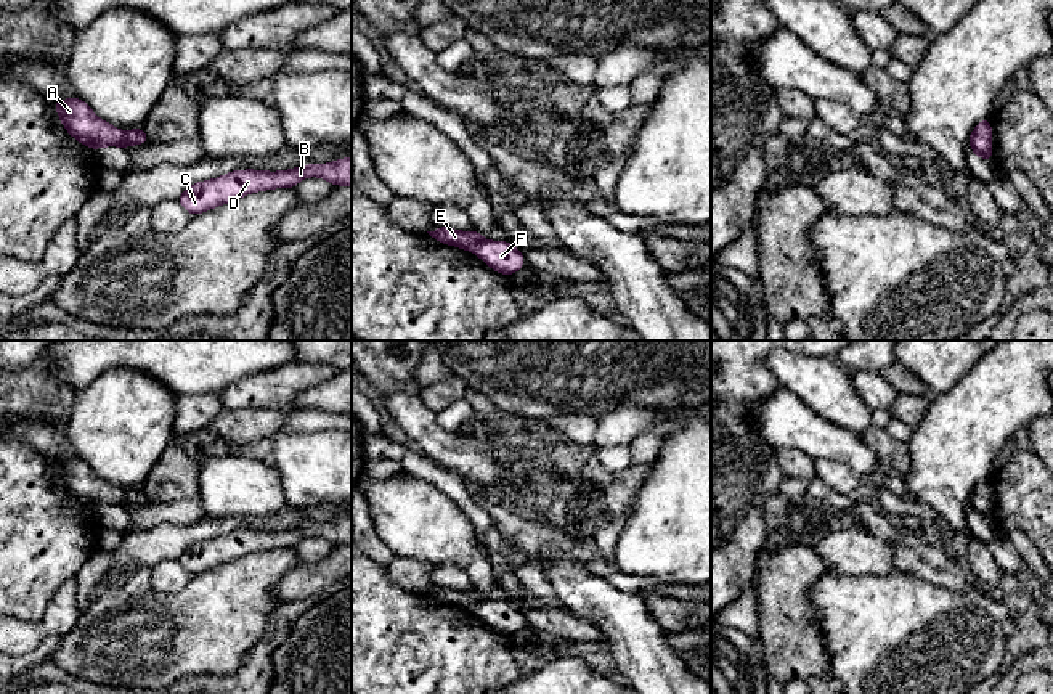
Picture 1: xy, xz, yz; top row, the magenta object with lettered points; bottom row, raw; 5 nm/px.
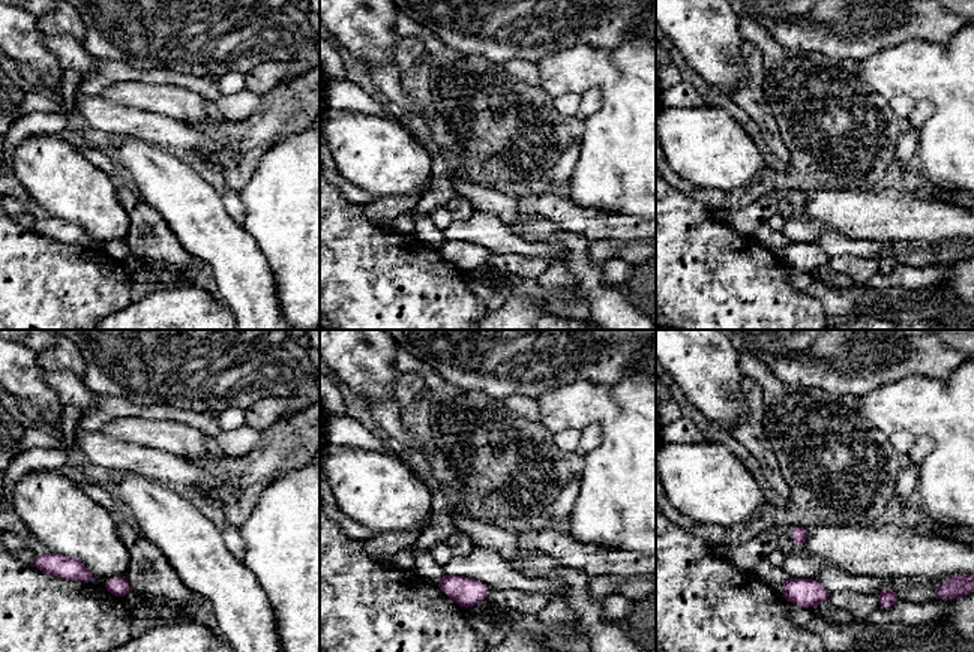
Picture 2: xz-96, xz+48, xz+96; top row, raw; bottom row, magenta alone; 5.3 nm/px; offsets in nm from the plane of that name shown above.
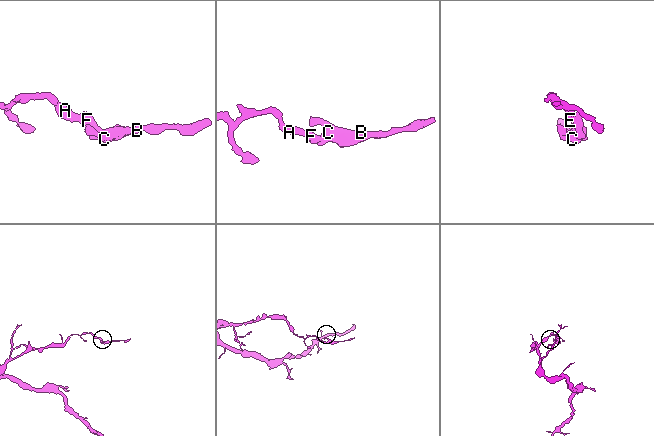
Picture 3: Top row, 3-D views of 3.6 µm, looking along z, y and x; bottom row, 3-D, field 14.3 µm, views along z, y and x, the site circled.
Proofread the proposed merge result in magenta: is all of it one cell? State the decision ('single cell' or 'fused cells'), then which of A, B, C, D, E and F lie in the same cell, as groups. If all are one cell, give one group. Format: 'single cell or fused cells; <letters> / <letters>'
fused cells; A E / B C D F

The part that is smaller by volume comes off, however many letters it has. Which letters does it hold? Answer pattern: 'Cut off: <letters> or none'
Cut off: B, C, D, F

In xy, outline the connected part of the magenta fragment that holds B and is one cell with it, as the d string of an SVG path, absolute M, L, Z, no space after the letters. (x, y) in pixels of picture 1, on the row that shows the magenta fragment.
M344 157L331 164L310 164L279 172L252 169L233 170L218 178L197 182L188 186L177 201L189 215L197 215L250 193L273 188L294 188L307 177L326 178L334 186L352 186L352 157Z

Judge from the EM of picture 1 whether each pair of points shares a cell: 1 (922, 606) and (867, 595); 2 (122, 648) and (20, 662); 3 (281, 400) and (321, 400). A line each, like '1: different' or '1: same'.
1: same
2: different
3: different

